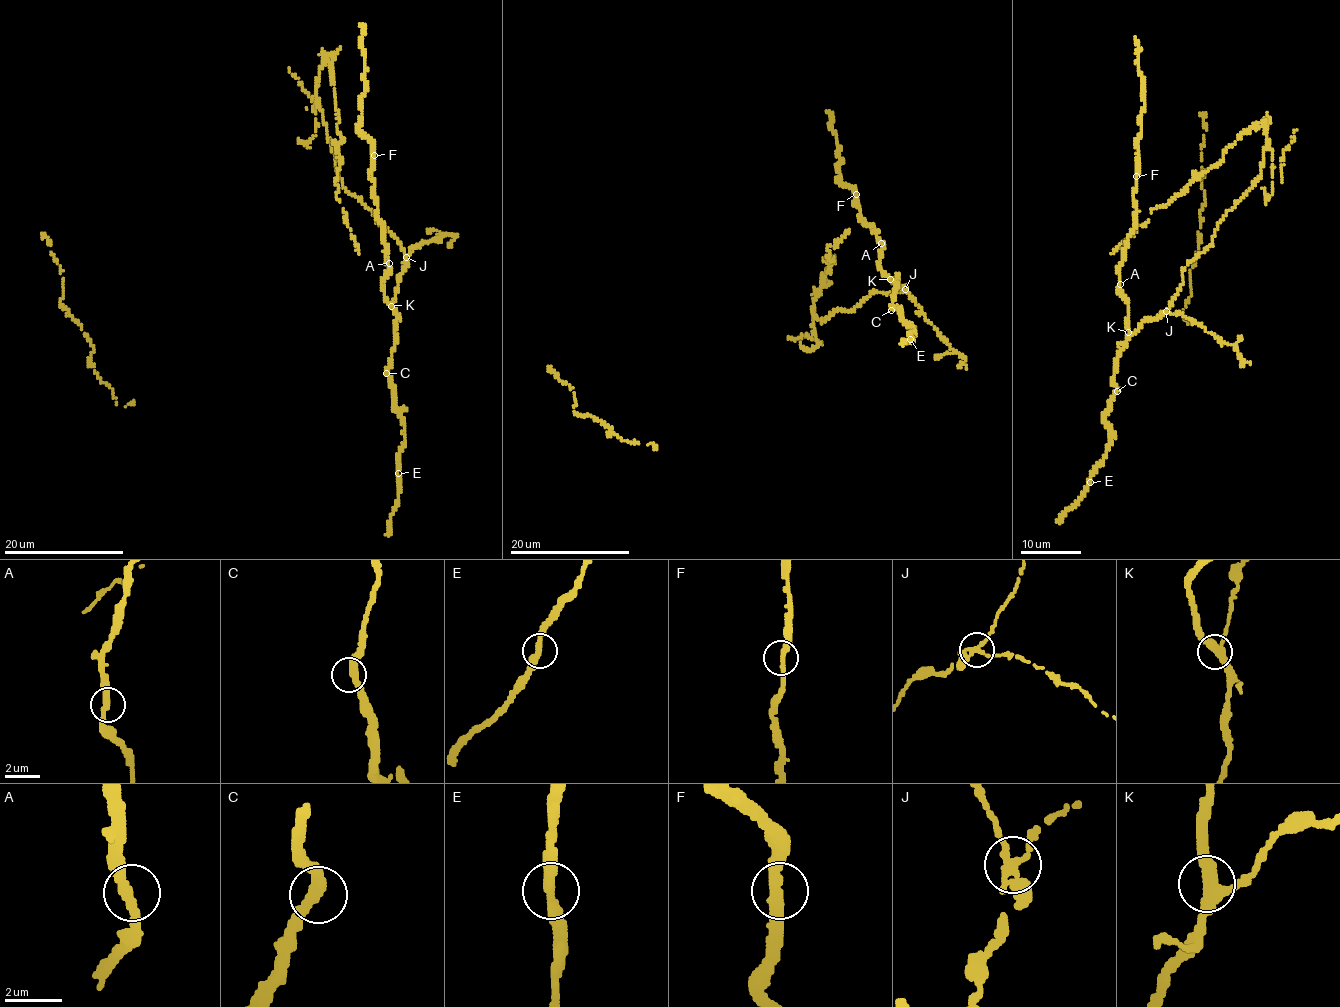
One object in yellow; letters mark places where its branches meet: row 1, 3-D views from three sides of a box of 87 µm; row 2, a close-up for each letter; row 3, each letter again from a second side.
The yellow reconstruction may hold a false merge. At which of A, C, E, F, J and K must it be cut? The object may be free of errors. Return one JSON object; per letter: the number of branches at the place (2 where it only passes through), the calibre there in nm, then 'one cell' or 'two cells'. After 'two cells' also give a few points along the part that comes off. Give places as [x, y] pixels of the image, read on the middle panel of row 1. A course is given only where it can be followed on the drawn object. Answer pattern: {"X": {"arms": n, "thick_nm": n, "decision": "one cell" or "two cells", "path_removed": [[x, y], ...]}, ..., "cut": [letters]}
{"A": {"arms": 2, "thick_nm": 340, "decision": "one cell"}, "C": {"arms": 2, "thick_nm": 380, "decision": "one cell"}, "E": {"arms": 2, "thick_nm": 340, "decision": "one cell"}, "F": {"arms": 2, "thick_nm": 360, "decision": "one cell"}, "J": {"arms": 3, "thick_nm": 280, "decision": "two cells", "path_removed": [[904, 289], [876, 291], [852, 310], [815, 317], [811, 307], [830, 270], [826, 248], [848, 230]]}, "K": {"arms": 3, "thick_nm": 360, "decision": "one cell"}, "cut": ["J"]}

